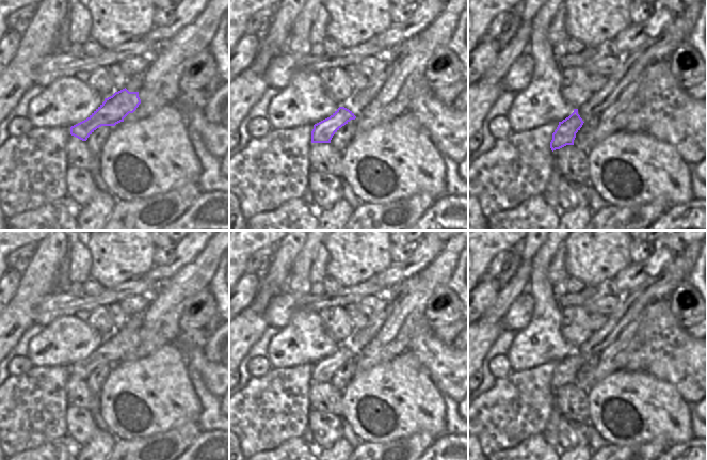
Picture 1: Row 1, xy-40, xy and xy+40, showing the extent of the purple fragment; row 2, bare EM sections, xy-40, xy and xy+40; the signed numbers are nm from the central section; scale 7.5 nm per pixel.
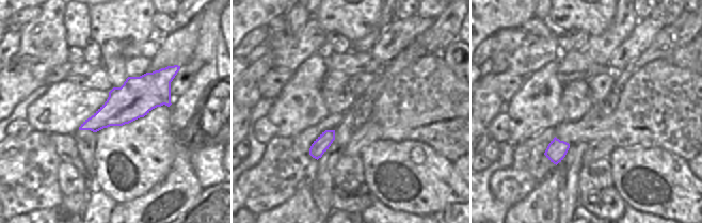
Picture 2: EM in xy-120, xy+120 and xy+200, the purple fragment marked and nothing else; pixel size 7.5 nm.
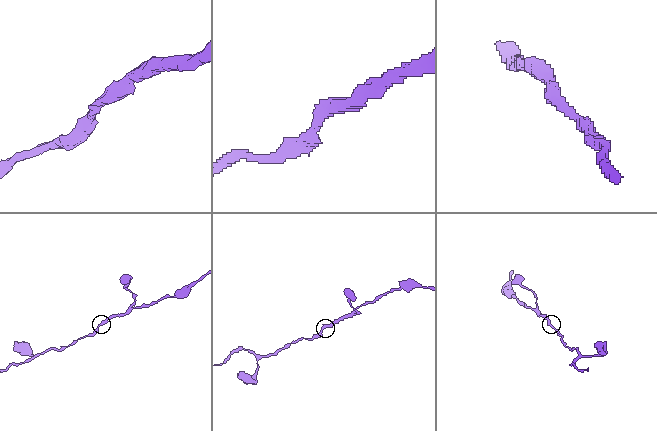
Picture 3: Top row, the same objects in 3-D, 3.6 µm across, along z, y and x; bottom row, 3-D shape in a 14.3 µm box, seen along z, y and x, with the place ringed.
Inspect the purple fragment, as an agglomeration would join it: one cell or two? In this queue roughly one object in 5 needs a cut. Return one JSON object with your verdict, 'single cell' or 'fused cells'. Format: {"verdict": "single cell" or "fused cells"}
{"verdict": "single cell"}

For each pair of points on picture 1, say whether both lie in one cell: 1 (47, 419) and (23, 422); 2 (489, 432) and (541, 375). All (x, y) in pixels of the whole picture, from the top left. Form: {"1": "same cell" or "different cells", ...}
{"1": "same cell", "2": "same cell"}

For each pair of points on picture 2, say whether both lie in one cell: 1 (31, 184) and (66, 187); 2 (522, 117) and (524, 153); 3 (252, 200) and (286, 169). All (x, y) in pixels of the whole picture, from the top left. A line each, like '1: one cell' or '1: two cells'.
1: two cells
2: two cells
3: one cell

